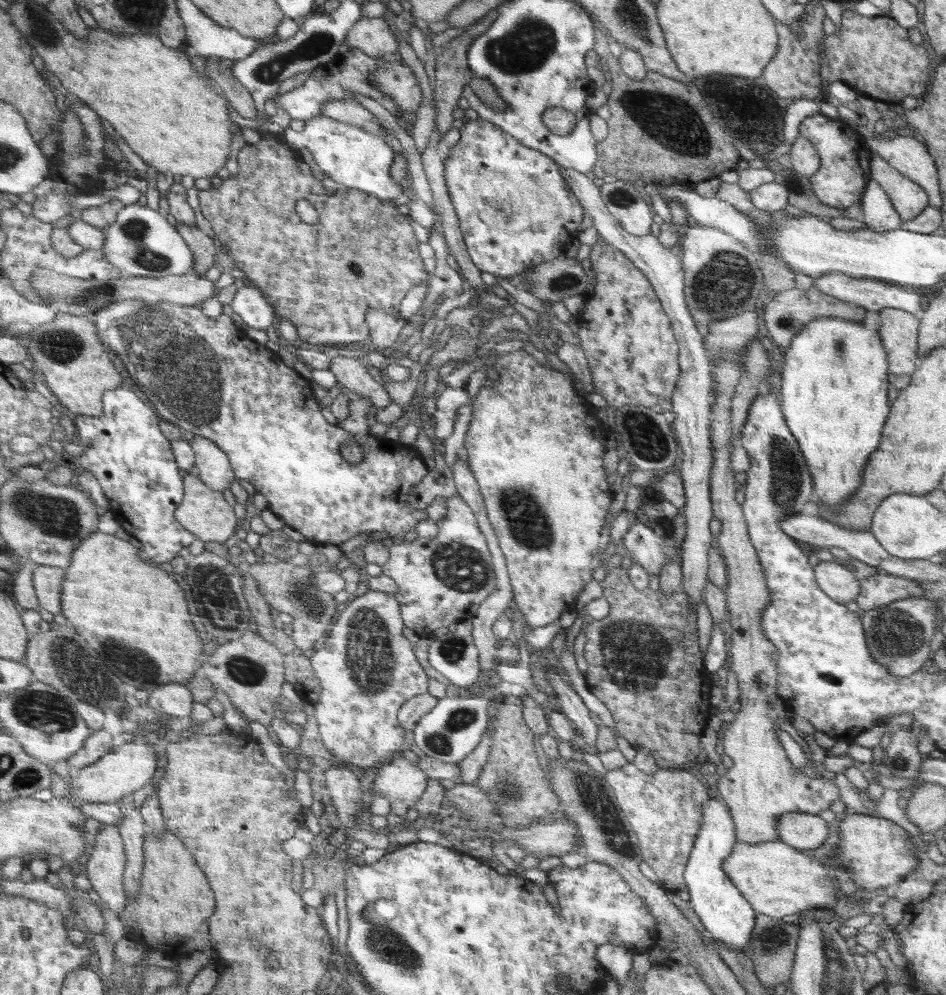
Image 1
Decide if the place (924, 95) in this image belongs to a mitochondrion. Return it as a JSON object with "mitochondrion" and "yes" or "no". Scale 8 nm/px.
{"mitochondrion":"no"}

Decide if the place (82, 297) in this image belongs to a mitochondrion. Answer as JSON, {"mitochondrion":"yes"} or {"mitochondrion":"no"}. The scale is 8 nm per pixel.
{"mitochondrion":"yes"}

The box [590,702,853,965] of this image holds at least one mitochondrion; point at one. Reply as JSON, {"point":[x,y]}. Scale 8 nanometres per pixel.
{"point":[772,938]}

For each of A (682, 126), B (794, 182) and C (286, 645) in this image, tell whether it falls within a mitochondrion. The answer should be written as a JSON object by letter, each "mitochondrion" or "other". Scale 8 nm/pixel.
{"A":"mitochondrion","B":"mitochondrion","C":"other"}

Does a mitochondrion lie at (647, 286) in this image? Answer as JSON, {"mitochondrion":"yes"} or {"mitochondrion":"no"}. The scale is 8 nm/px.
{"mitochondrion":"no"}

